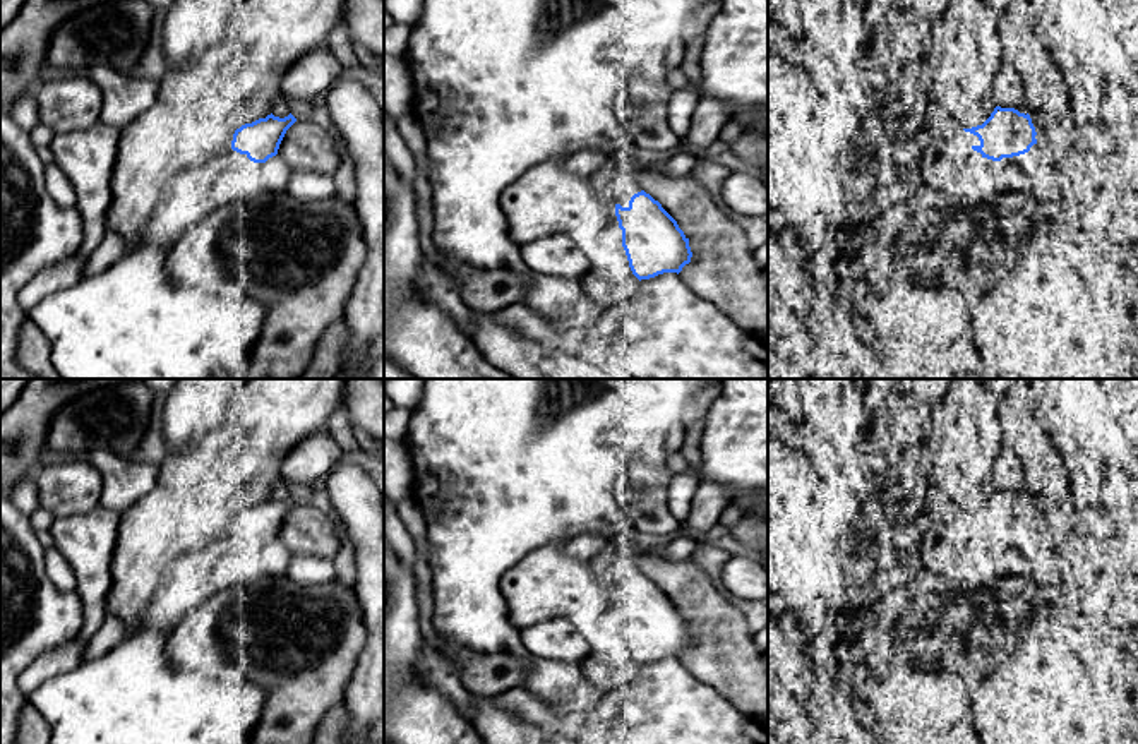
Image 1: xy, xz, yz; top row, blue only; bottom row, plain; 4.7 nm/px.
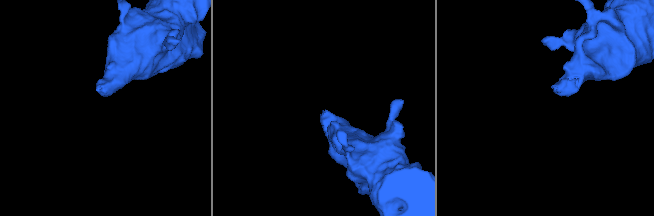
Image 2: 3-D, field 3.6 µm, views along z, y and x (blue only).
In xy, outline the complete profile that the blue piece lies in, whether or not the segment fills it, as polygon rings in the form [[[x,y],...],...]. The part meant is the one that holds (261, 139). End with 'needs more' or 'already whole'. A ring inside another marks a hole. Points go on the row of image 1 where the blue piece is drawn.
[[[273,113],[235,130],[231,147],[206,163],[185,168],[165,190],[156,211],[135,242],[144,247],[171,247],[187,230],[223,204],[252,195],[262,165],[278,154],[286,130],[296,122]]] | needs more

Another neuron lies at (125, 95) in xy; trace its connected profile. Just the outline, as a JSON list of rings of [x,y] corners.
[[[46,65],[41,82],[72,74],[91,79],[103,91],[99,120],[120,130],[149,110],[159,91],[159,81],[141,77],[135,72],[118,72],[108,65],[69,72]]]

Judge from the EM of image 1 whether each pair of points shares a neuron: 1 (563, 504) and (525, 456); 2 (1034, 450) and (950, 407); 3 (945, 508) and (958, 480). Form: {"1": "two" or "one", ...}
{"1": "one", "2": "two", "3": "two"}

